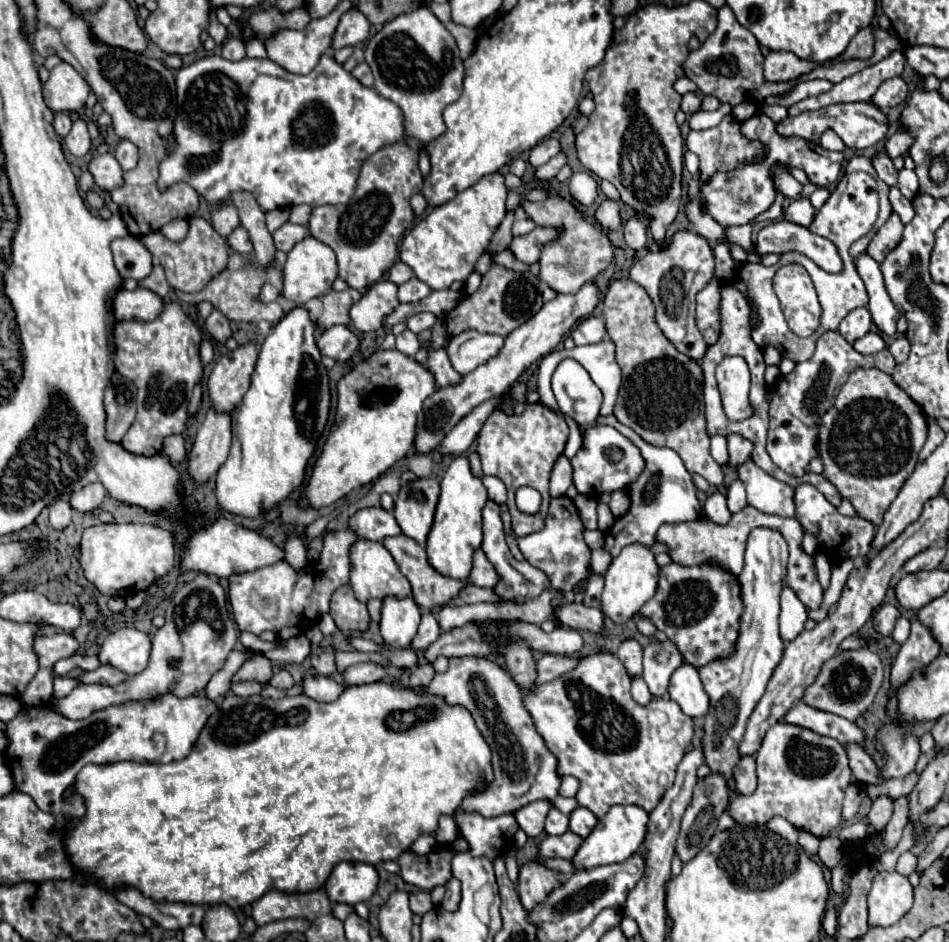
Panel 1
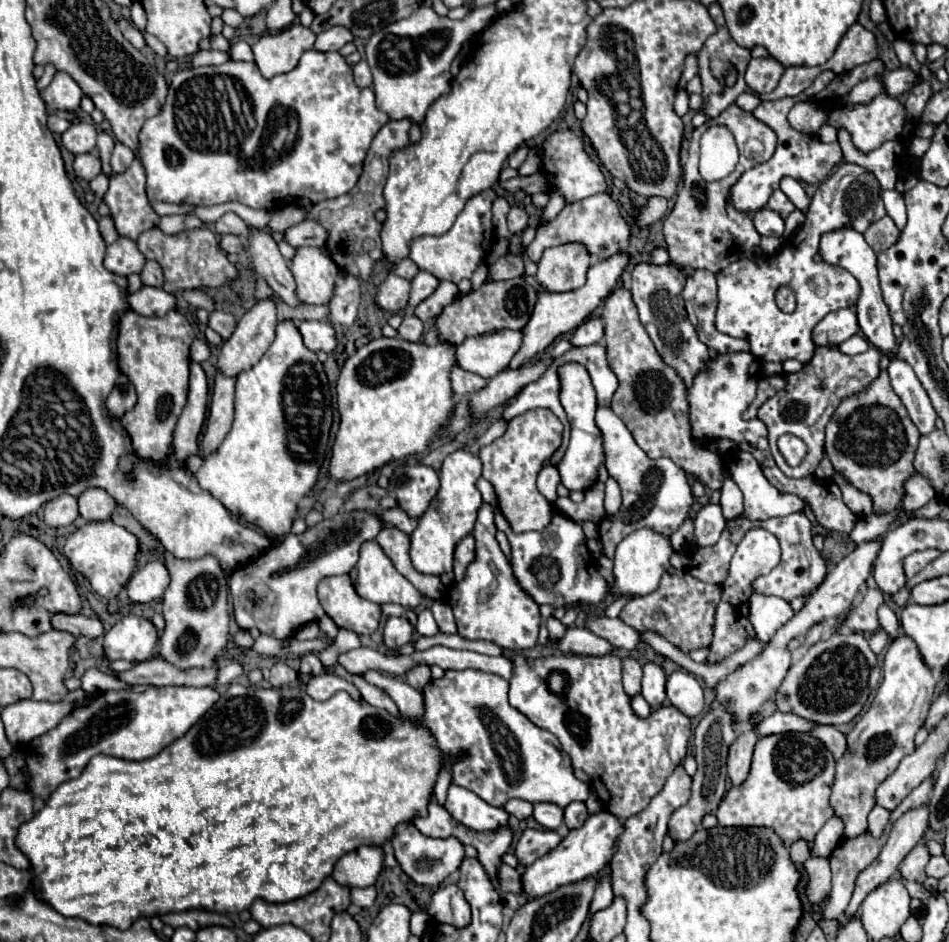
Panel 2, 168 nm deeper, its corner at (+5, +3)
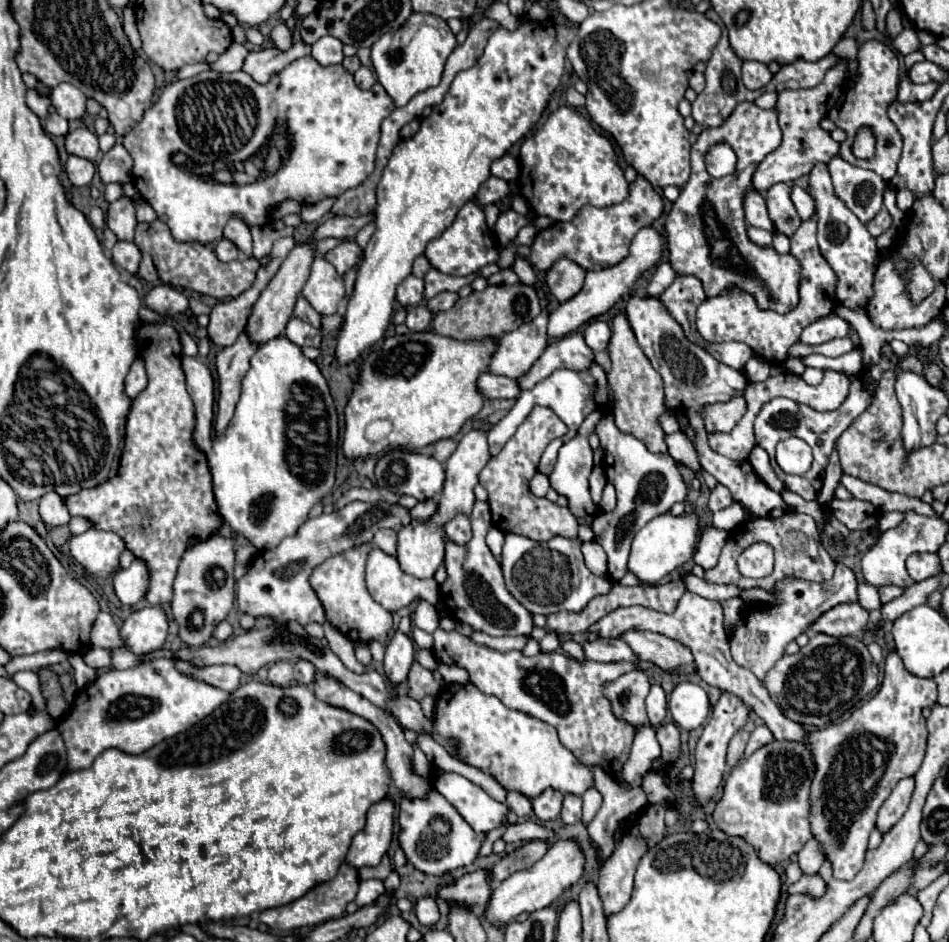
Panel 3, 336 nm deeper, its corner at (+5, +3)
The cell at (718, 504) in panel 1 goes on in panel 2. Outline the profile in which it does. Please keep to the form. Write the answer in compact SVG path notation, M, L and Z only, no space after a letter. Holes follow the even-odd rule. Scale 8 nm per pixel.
M706 504L696 520L694 520L694 548L706 548L714 546L718 542L718 536L722 534L722 528L726 526L726 520L722 516L722 510L718 504Z

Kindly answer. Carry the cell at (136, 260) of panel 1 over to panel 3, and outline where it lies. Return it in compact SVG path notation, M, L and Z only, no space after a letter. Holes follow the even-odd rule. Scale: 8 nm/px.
M116 242L116 246L112 248L112 262L130 274L138 272L140 258L140 250L134 242Z

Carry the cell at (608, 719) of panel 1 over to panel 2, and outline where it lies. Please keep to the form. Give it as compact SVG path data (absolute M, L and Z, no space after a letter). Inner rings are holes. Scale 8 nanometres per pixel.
M504 654L504 658L508 658L510 662L512 662L512 678L510 678L510 704L516 708L516 710L520 710L524 716L528 716L528 720L532 720L536 726L540 726L540 728L544 728L544 730L548 730L548 732L552 732L558 740L560 740L560 744L562 744L562 750L572 758L572 766L574 768L580 768L580 770L584 770L588 776L590 776L590 780L592 780L592 786L594 786L594 790L596 790L596 794L598 794L598 798L602 800L602 804L604 804L604 808L610 812L610 814L614 814L614 816L618 816L620 820L626 820L626 818L630 818L630 816L634 816L634 814L638 814L638 812L642 812L646 806L648 806L648 802L662 790L662 786L664 786L664 782L666 782L666 778L674 772L674 768L684 760L684 756L686 756L686 748L688 748L688 738L690 738L690 734L692 734L692 730L690 730L690 718L688 716L684 716L678 708L674 708L674 706L662 706L660 710L654 710L648 718L638 718L636 714L634 714L634 710L632 710L632 706L630 706L630 698L628 698L628 694L624 692L624 688L622 688L622 660L618 658L618 656L614 656L614 654L608 654L608 656L602 656L602 658L598 658L598 656L576 656L576 654L560 654L560 656L540 656L540 658L528 658L528 656L524 656L524 654Z

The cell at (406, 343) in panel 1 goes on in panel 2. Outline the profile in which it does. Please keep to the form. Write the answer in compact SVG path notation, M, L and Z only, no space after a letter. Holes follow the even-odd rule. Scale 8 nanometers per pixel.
M404 316L400 330L398 330L398 338L404 338L408 342L418 342L424 334L424 322L418 320L418 316Z

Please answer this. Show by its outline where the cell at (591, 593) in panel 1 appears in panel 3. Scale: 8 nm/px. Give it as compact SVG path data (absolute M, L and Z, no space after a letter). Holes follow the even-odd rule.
M548 632L542 640L540 640L540 646L544 652L554 652L558 646L560 646L560 638L556 632Z

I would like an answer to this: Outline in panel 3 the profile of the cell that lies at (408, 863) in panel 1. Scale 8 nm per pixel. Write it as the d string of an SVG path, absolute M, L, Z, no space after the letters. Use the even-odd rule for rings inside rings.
M434 788L428 794L428 800L400 800L400 810L398 810L398 824L400 824L400 834L398 842L400 848L406 854L406 860L420 872L432 874L432 876L444 876L452 870L470 866L480 850L480 844L484 840L484 834L474 832L466 820L450 806L450 802L436 792ZM434 820L444 820L448 822L450 830L448 832L436 832Z

